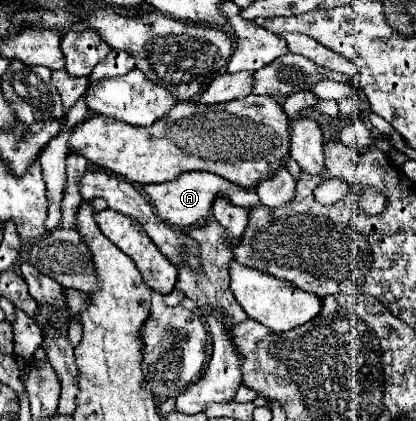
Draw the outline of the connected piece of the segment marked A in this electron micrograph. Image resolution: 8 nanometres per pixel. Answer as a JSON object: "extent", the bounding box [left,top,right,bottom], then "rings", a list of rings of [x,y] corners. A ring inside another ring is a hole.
{"extent":[144,172,260,228],"rings":[[[184,172],[180,174],[176,180],[172,182],[162,182],[162,184],[146,184],[144,186],[144,194],[148,196],[152,208],[154,208],[154,214],[174,226],[174,228],[184,228],[184,226],[192,226],[196,224],[198,220],[206,218],[210,214],[210,208],[216,200],[216,194],[218,192],[226,192],[230,196],[230,200],[234,200],[234,204],[242,204],[242,206],[248,206],[248,208],[254,208],[260,204],[258,200],[258,194],[256,192],[246,192],[242,188],[238,188],[236,184],[230,184],[226,182],[224,178],[220,176],[214,176],[212,172]]]}

